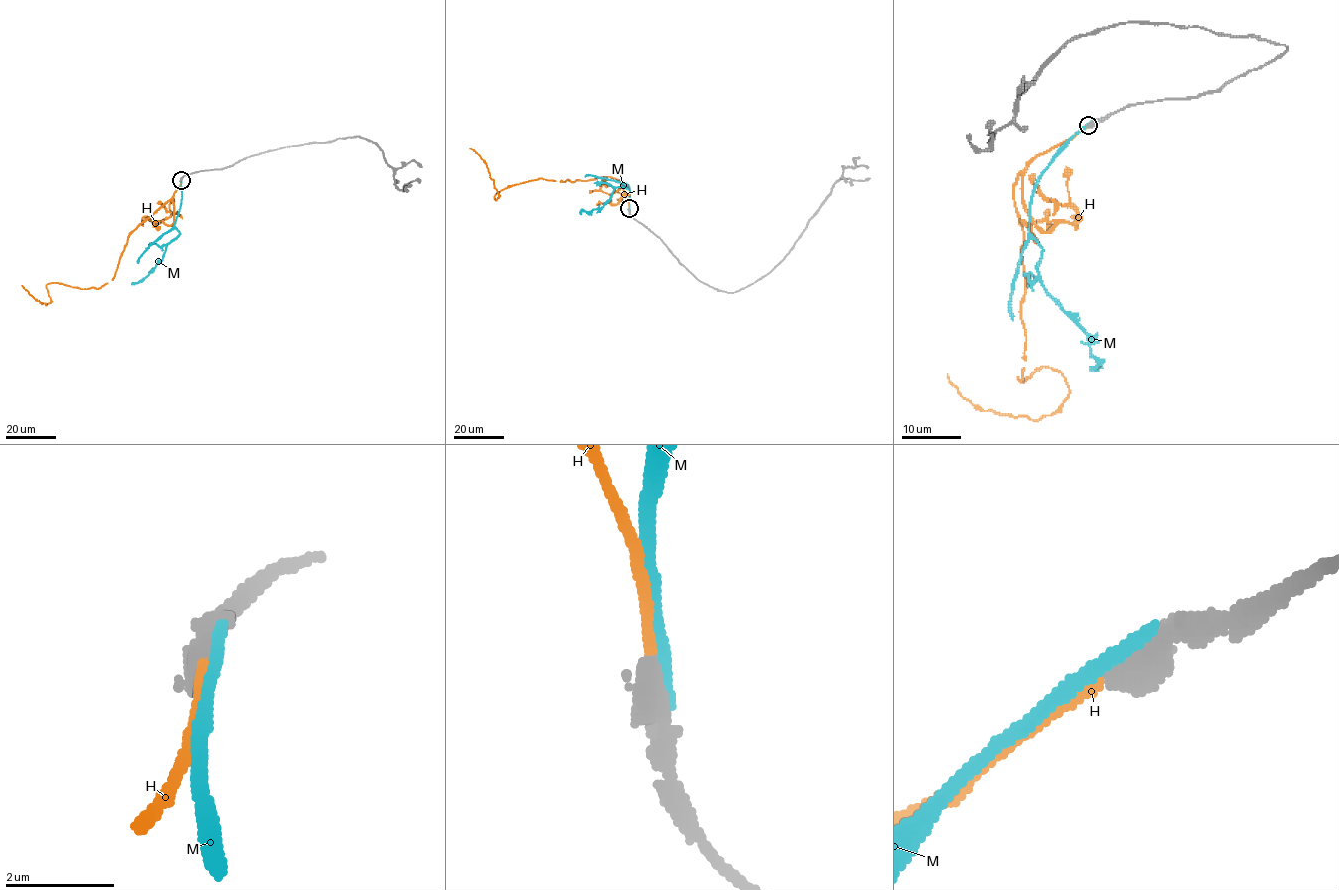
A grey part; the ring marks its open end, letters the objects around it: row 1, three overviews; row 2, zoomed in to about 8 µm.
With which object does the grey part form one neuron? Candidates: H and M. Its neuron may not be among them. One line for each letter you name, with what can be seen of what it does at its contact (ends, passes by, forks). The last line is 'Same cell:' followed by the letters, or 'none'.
H: it ends
Same cell: H

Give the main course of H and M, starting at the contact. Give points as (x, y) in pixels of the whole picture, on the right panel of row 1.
H: (1089, 125), (1039, 153), (1014, 185), (1018, 378), (1052, 368), (1069, 397), (1039, 419), (980, 411), (947, 373)
M: (1091, 123), (1040, 175), (1029, 234), (1042, 251), (1038, 274), (1045, 292), (1086, 335), (1095, 368), (1103, 368)

